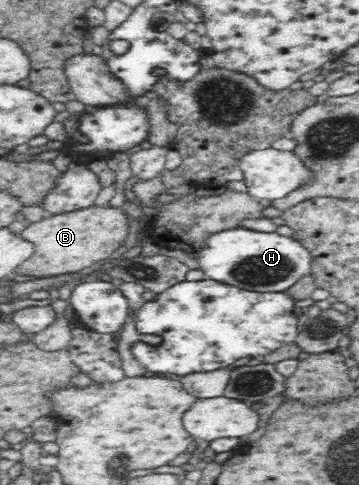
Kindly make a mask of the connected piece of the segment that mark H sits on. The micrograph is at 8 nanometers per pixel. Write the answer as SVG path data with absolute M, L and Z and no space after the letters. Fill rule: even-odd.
M238 227L211 234L207 239L204 247L194 256L208 279L264 293L288 289L302 277L311 274L311 253L293 237Z

